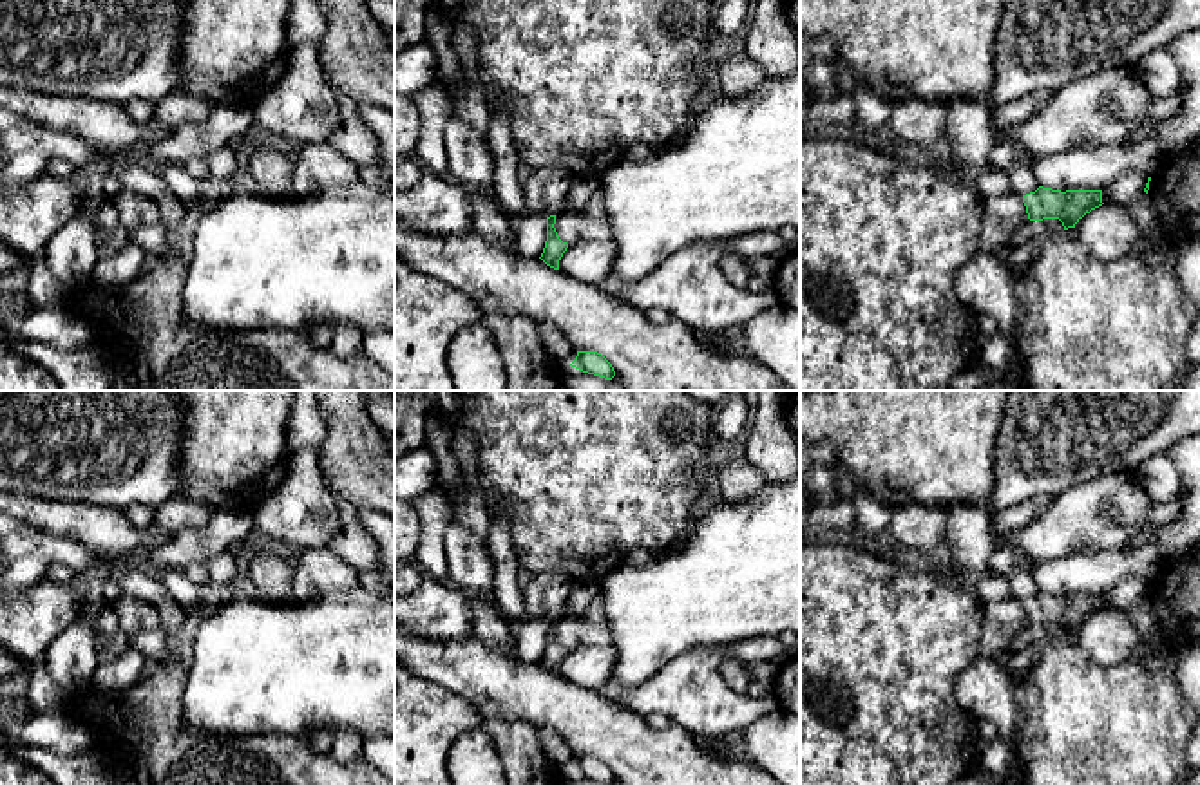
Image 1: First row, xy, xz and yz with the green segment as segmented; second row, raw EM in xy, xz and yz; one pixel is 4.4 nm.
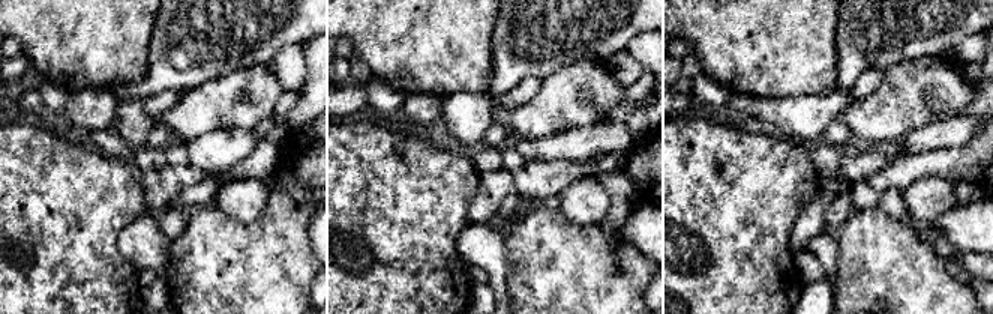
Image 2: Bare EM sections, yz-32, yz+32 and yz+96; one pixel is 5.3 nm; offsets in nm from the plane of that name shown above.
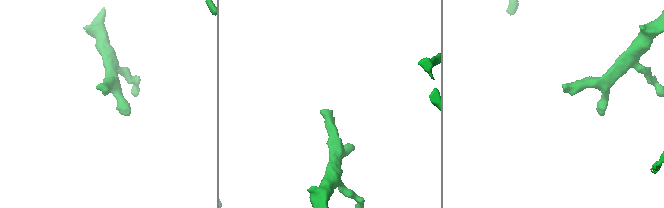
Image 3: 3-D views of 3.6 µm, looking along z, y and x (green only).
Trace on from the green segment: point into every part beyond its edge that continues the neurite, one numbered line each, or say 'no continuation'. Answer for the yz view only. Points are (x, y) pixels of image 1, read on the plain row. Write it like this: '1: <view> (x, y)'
1: yz (1001, 621)

